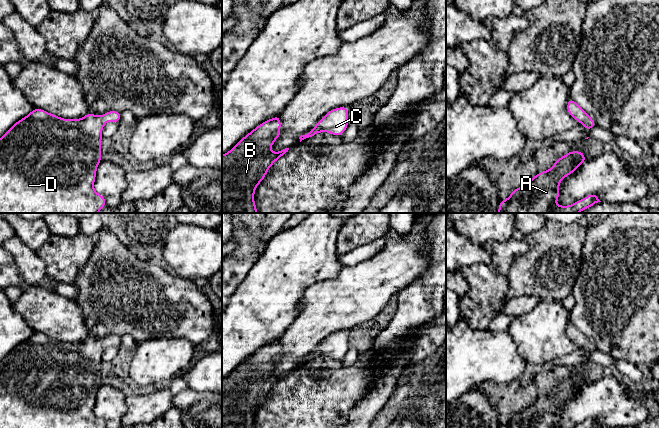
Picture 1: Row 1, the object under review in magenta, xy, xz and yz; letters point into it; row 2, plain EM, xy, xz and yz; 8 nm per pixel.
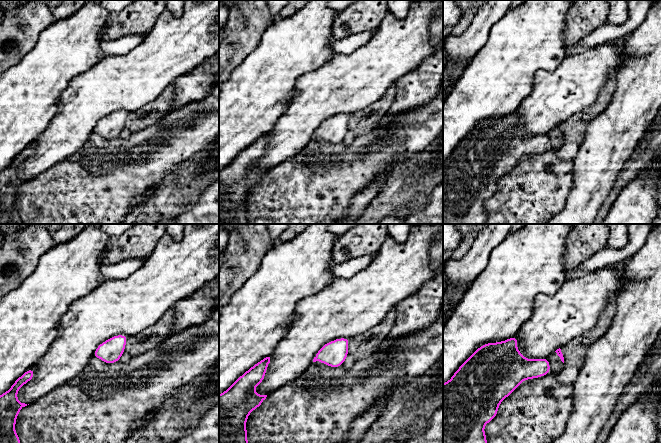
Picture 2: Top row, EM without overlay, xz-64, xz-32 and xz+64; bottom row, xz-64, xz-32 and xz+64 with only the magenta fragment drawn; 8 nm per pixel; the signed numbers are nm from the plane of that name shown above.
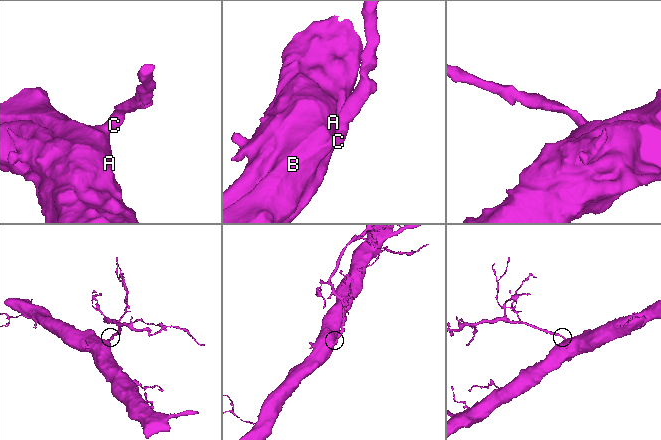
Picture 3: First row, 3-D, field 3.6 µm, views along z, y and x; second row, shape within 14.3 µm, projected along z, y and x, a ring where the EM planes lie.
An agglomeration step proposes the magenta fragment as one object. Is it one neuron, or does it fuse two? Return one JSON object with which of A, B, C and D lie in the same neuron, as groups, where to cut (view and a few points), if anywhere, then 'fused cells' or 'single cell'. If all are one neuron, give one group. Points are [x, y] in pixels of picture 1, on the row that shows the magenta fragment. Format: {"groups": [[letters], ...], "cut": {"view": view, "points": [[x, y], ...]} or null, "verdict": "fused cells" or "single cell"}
{"groups": [["A", "B", "C", "D"]], "cut": null, "verdict": "single cell"}

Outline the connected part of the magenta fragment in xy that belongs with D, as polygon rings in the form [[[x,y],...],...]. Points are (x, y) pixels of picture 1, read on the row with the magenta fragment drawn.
[[[35,108],[23,119],[18,120],[0,138],[0,213],[98,213],[106,206],[104,196],[94,190],[97,167],[102,160],[102,130],[106,122],[119,123],[120,119],[121,113],[115,110],[108,111],[103,116],[87,113],[80,119],[64,119]]]

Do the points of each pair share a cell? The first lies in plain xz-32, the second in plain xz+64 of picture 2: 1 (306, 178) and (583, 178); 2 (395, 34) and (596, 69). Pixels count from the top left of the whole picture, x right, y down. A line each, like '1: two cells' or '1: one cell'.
1: two cells
2: one cell

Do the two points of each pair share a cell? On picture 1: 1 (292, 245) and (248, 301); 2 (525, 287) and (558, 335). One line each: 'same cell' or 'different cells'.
1: same cell
2: different cells

